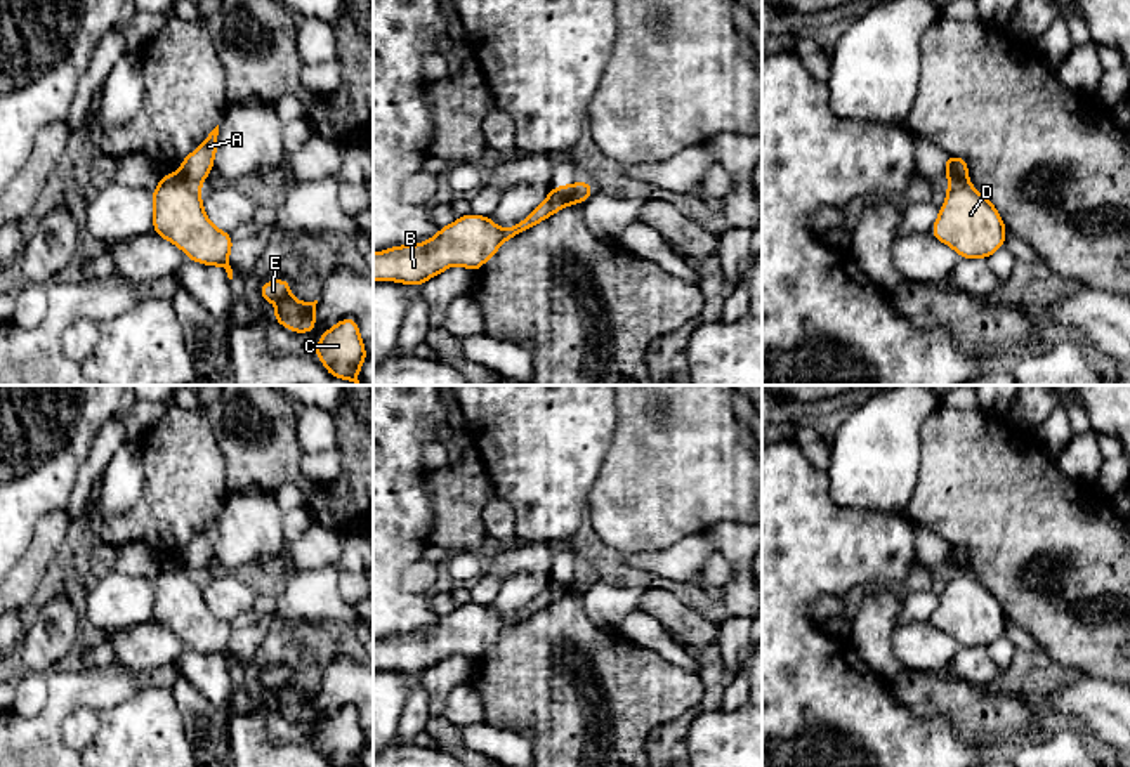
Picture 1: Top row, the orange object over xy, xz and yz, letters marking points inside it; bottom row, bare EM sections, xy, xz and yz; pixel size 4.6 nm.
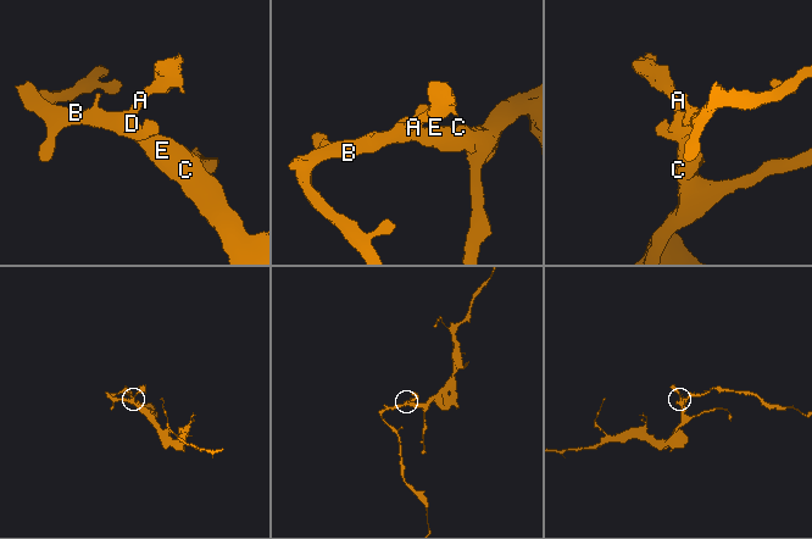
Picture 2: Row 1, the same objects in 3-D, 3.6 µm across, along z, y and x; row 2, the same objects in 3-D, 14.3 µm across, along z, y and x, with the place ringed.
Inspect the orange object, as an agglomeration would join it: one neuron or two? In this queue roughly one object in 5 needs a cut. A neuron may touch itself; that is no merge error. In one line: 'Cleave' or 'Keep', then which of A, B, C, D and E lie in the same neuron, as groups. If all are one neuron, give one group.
Cleave. Groups: A / B C D E

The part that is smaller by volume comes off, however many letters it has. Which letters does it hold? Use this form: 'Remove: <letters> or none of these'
Remove: A

